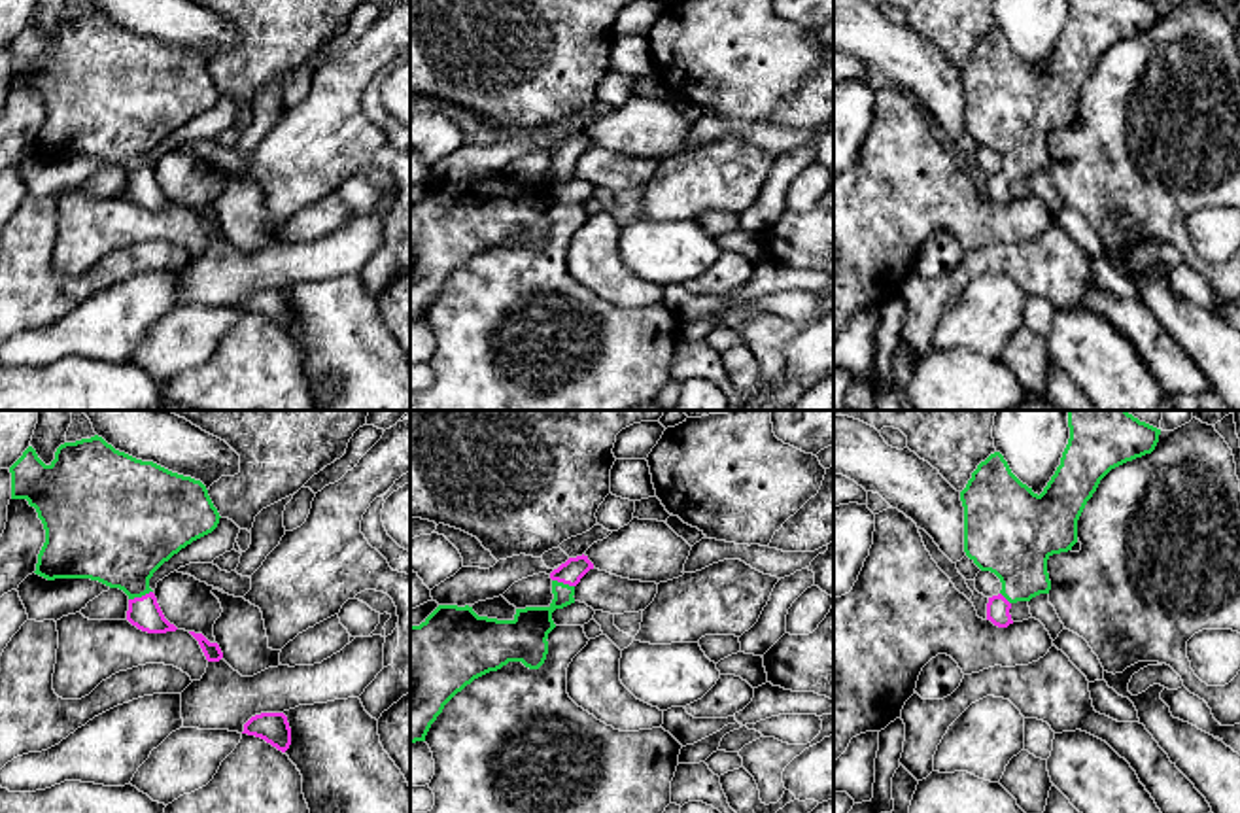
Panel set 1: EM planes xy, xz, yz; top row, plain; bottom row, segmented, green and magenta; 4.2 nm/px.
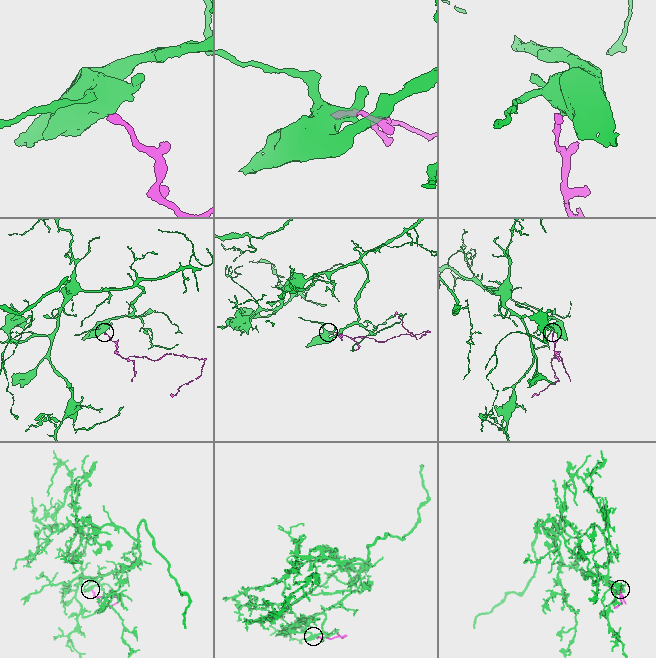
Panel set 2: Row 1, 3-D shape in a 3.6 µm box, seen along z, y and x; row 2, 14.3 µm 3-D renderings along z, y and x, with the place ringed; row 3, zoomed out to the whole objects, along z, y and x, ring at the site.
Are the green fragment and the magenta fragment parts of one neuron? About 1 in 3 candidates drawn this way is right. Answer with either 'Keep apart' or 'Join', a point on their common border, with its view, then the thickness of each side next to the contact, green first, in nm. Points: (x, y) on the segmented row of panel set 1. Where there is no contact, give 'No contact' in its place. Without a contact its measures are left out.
Join. Touches green at xy (140, 596). Thickness 380 nm (green) against 140 nm

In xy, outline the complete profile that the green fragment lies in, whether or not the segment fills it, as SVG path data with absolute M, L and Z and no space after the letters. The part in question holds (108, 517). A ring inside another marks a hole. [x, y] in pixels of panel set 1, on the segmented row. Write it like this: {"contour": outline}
{"contour": "M98 435L60 444L49 465L28 446L9 473L11 499L26 499L45 529L36 575L47 580L91 579L119 588L129 596L127 620L132 626L147 633L178 630L164 618L149 579L174 554L217 528L221 516L200 480L136 459Z"}

